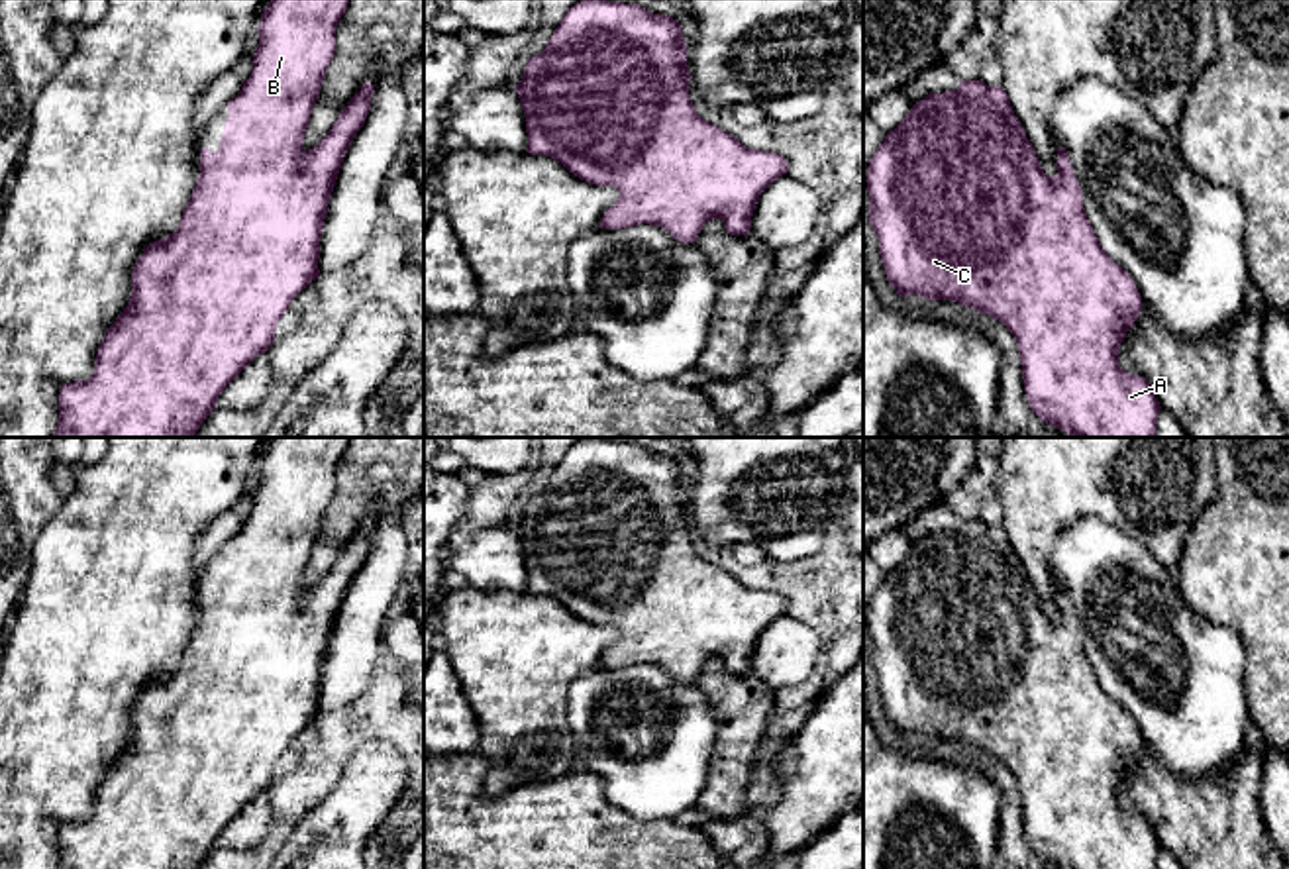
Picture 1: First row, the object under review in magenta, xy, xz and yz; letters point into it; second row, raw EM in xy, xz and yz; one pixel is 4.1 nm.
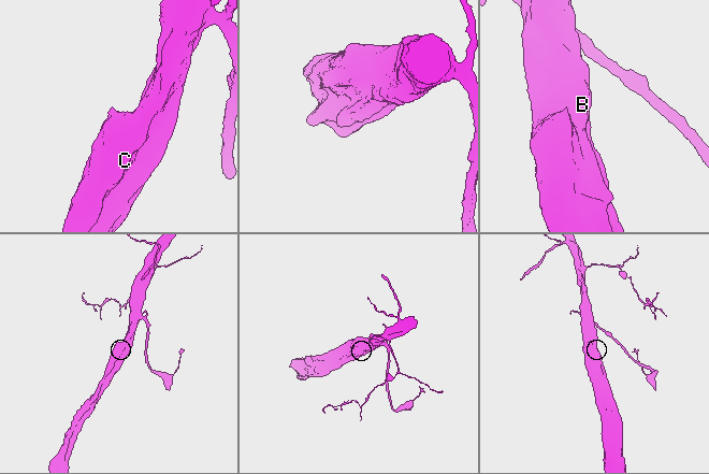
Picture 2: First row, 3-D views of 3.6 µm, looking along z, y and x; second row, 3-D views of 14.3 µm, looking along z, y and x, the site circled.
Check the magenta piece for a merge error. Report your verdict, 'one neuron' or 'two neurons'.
one neuron

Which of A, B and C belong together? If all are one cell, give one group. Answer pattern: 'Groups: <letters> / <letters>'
Groups: A B C

